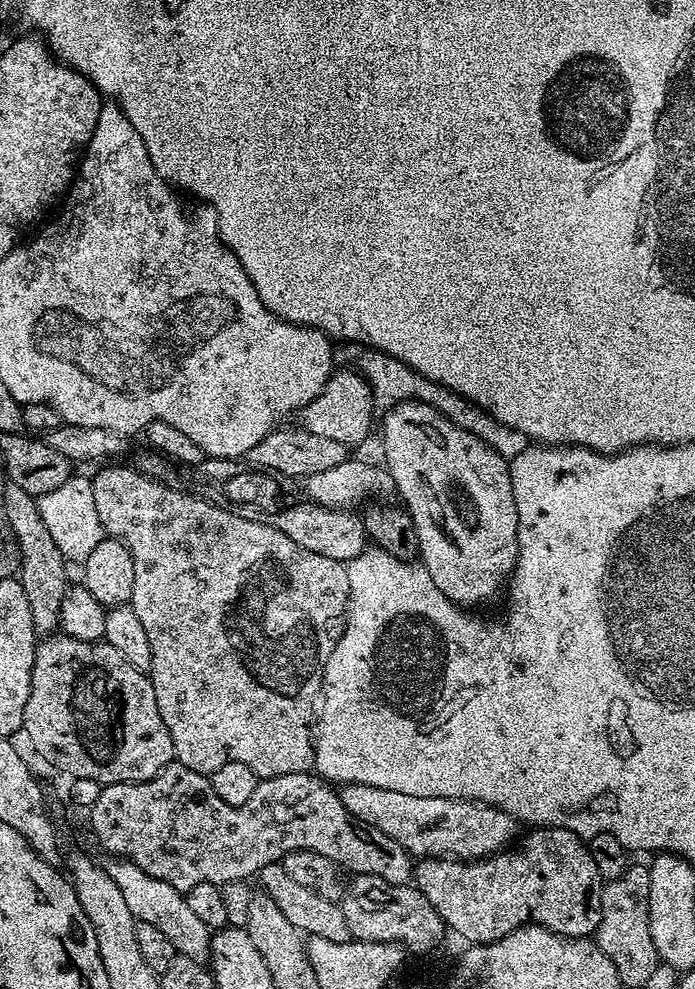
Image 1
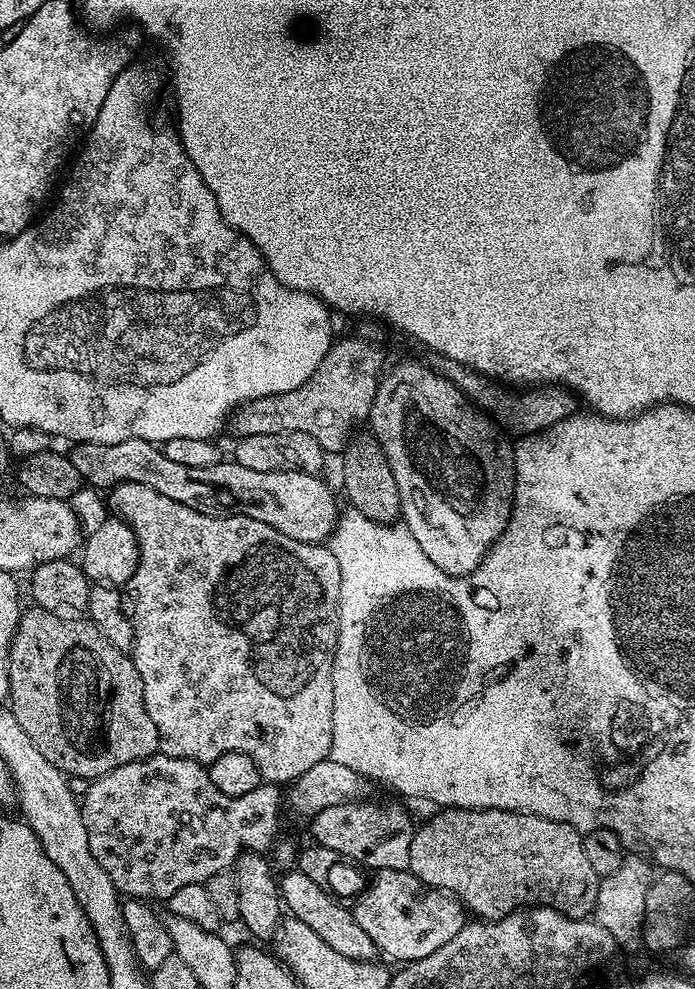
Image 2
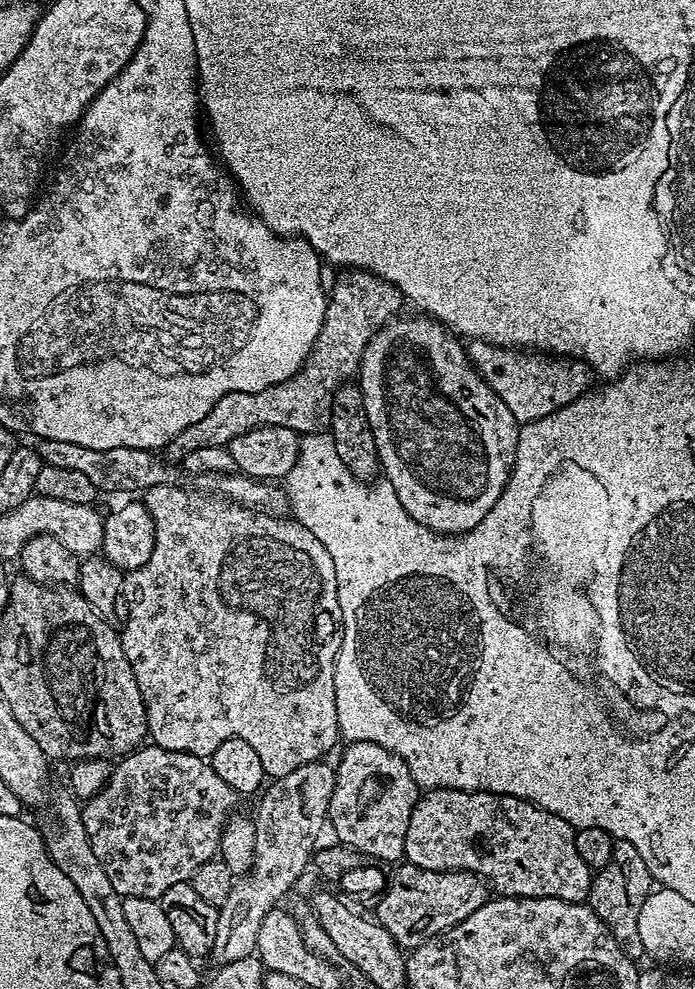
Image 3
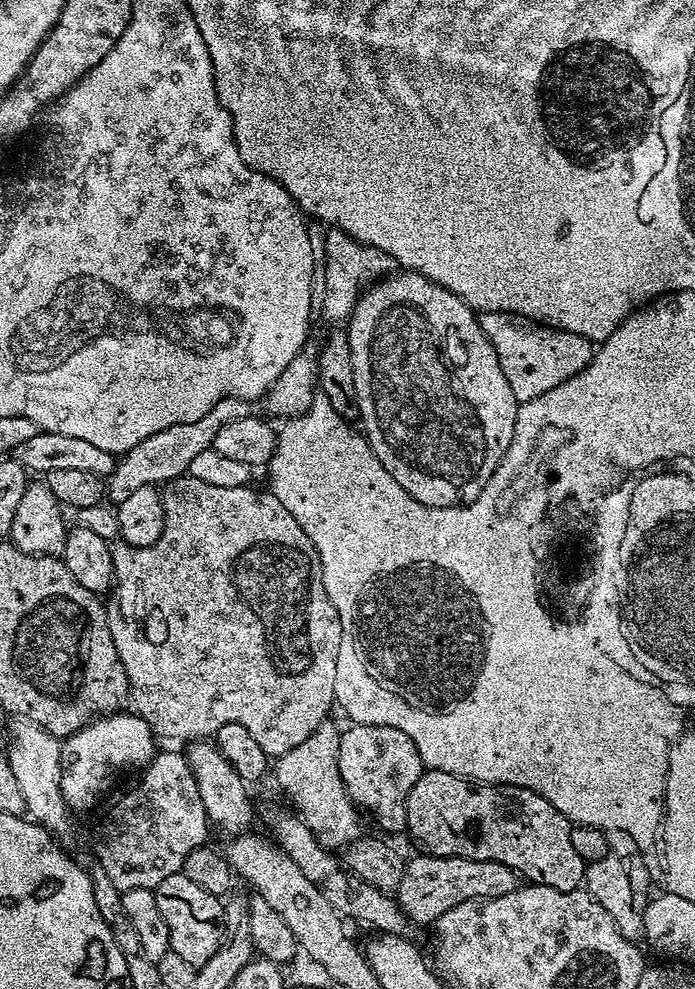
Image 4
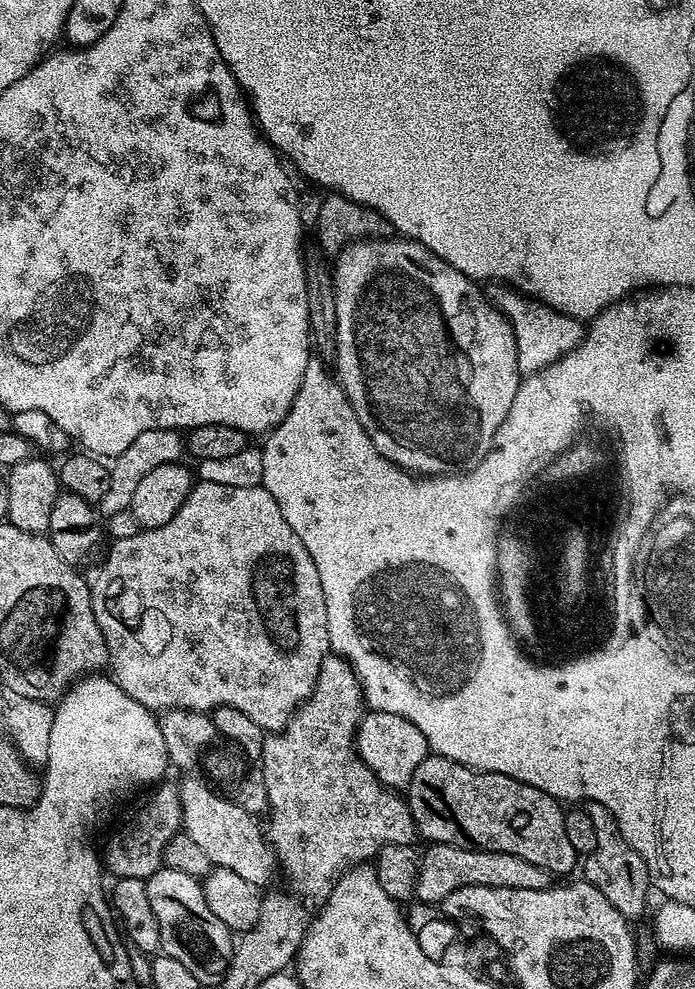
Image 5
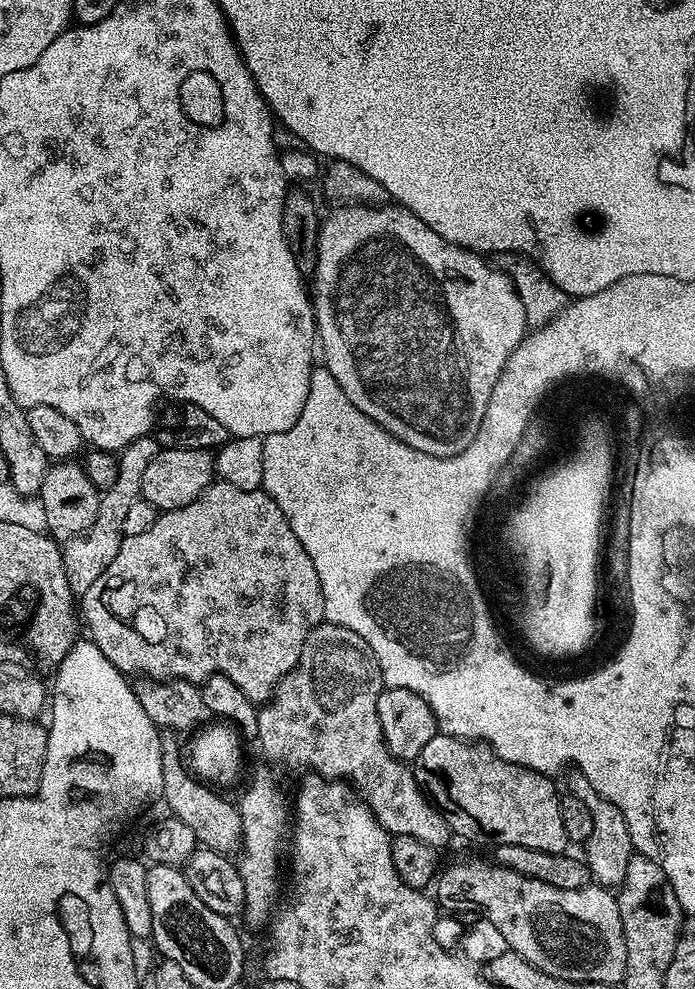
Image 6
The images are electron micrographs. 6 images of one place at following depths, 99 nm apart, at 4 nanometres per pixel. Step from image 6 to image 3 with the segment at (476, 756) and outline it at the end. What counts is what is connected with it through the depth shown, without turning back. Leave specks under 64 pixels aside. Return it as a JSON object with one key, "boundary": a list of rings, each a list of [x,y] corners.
{"boundary":[[[433,788],[425,791],[420,797],[420,801],[414,806],[414,814],[410,814],[410,826],[406,830],[406,846],[404,847],[404,860],[407,863],[418,866],[422,870],[438,870],[439,872],[473,872],[475,876],[481,876],[486,881],[489,889],[496,896],[513,896],[514,898],[558,898],[565,902],[582,904],[587,901],[588,891],[592,885],[594,875],[593,869],[582,862],[582,857],[578,855],[576,845],[576,829],[570,826],[558,814],[550,814],[542,810],[536,804],[531,804],[529,800],[514,798],[513,796],[499,796],[493,792],[467,792],[457,788]]]}

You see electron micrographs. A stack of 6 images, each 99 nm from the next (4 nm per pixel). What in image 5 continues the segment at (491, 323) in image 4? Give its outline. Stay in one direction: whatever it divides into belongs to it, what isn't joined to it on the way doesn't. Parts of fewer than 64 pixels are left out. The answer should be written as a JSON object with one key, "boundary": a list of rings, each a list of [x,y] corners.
{"boundary":[[[506,286],[500,287],[493,297],[493,305],[507,318],[515,336],[516,356],[519,370],[523,375],[535,375],[555,364],[563,356],[564,350],[571,350],[578,343],[578,335],[584,330],[583,323],[571,316],[546,306],[540,300],[524,295],[517,289]]]}

